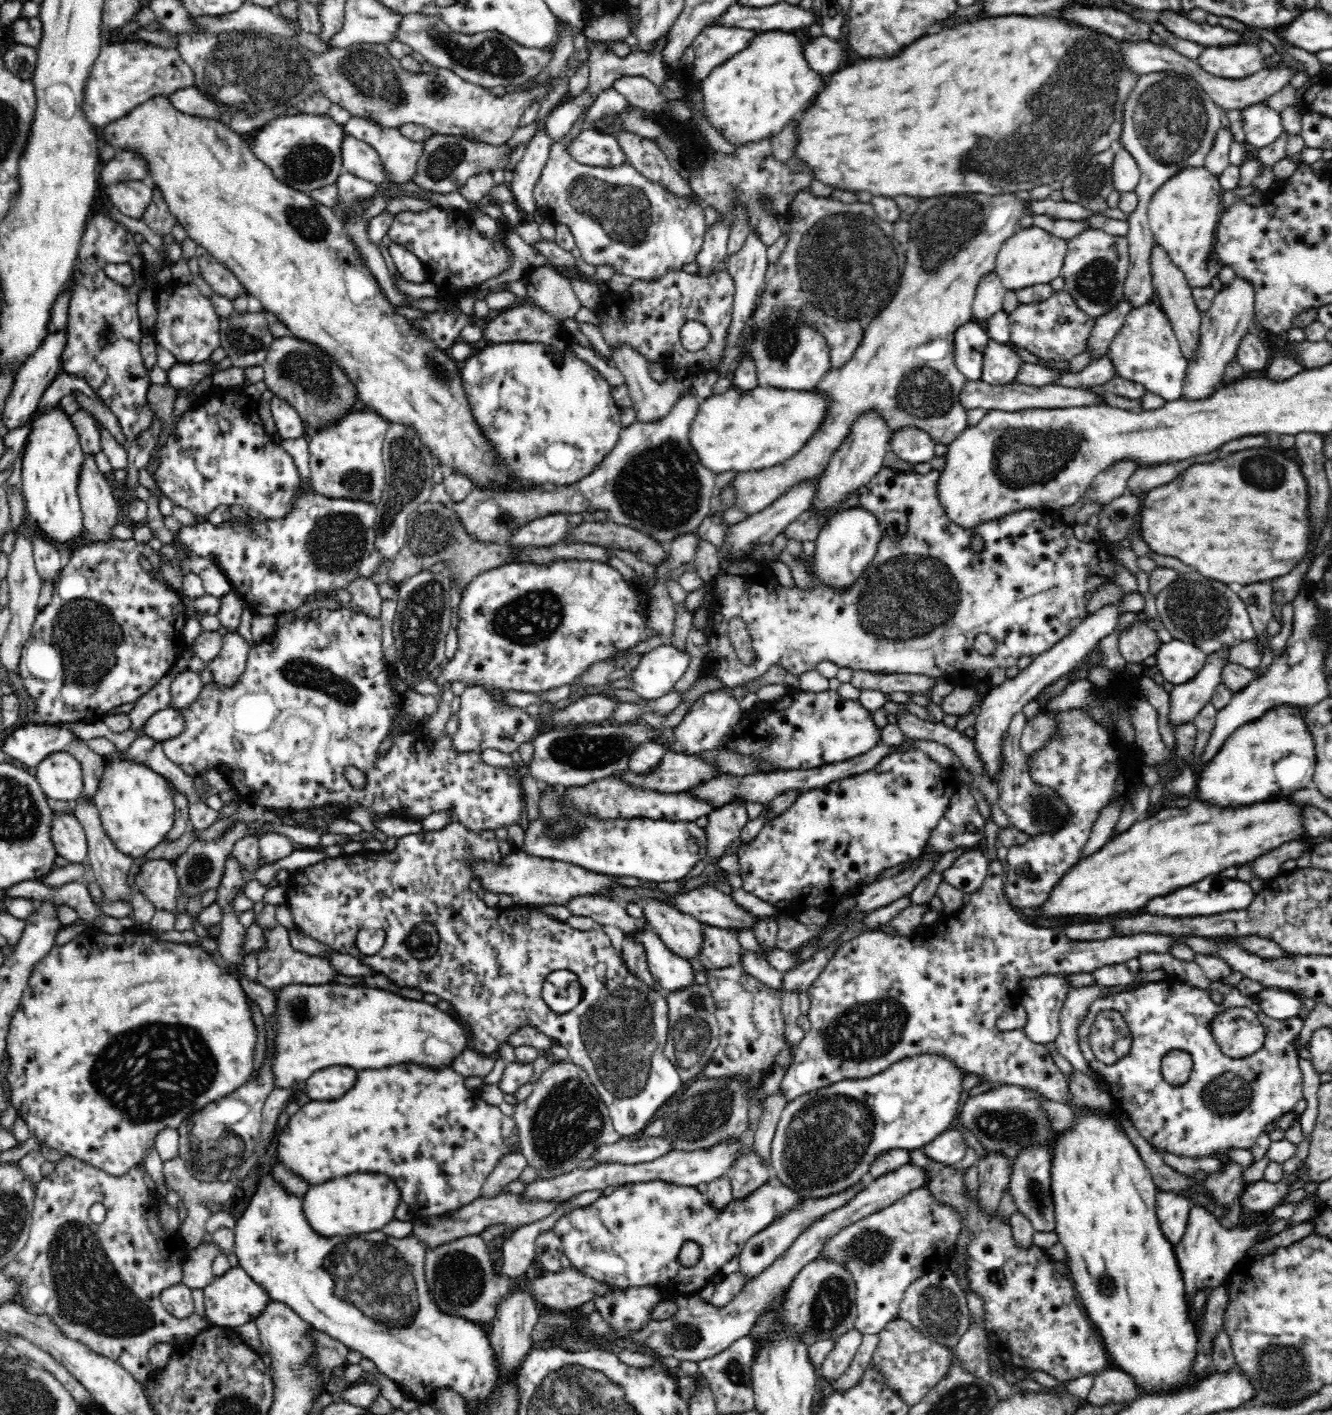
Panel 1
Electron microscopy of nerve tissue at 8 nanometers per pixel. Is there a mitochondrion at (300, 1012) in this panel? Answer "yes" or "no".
yes

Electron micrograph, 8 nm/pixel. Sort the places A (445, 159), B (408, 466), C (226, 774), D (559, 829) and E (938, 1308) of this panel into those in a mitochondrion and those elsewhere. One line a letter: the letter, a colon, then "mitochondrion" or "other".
A: mitochondrion
B: mitochondrion
C: other
D: mitochondrion
E: mitochondrion

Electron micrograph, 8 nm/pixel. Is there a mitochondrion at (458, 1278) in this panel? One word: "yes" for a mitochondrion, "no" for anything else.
yes

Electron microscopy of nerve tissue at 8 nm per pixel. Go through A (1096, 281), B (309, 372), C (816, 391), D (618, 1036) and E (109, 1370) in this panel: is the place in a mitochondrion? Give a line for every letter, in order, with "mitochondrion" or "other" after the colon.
A: mitochondrion
B: mitochondrion
C: other
D: mitochondrion
E: other

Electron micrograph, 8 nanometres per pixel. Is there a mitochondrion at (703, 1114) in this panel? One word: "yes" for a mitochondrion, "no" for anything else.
yes

